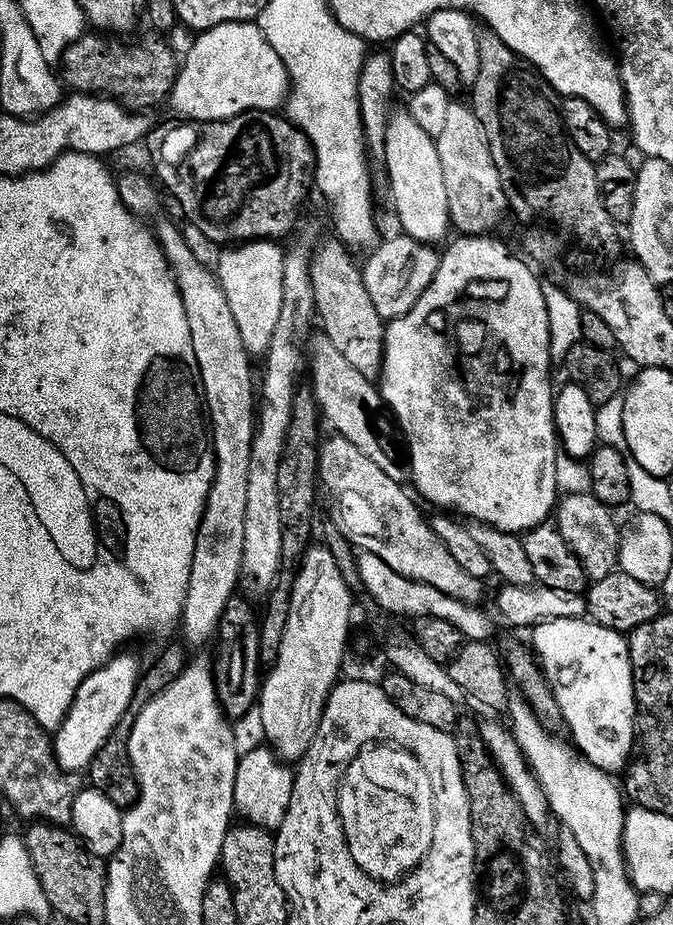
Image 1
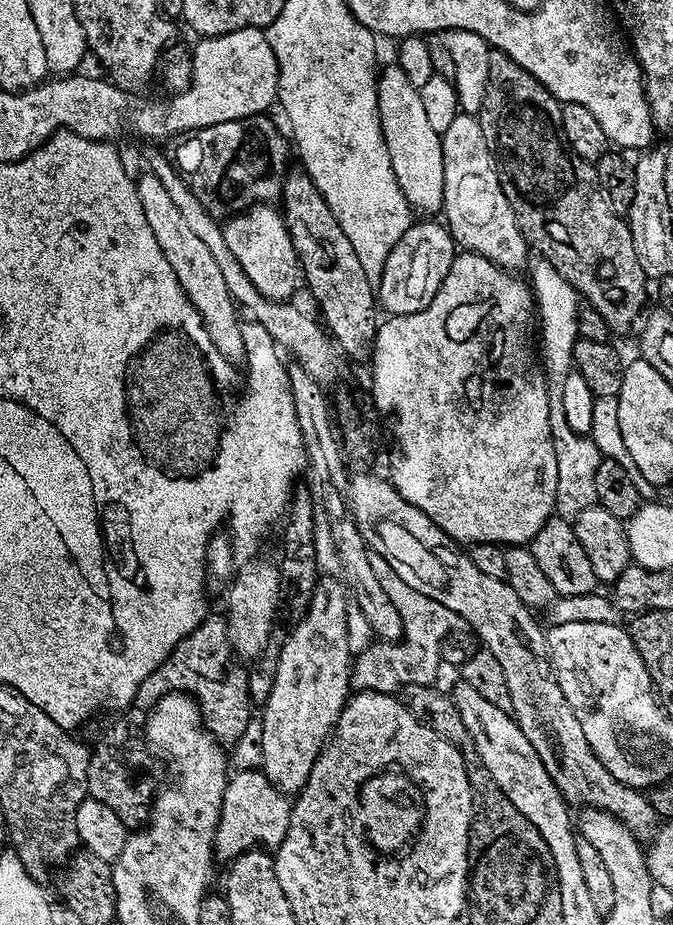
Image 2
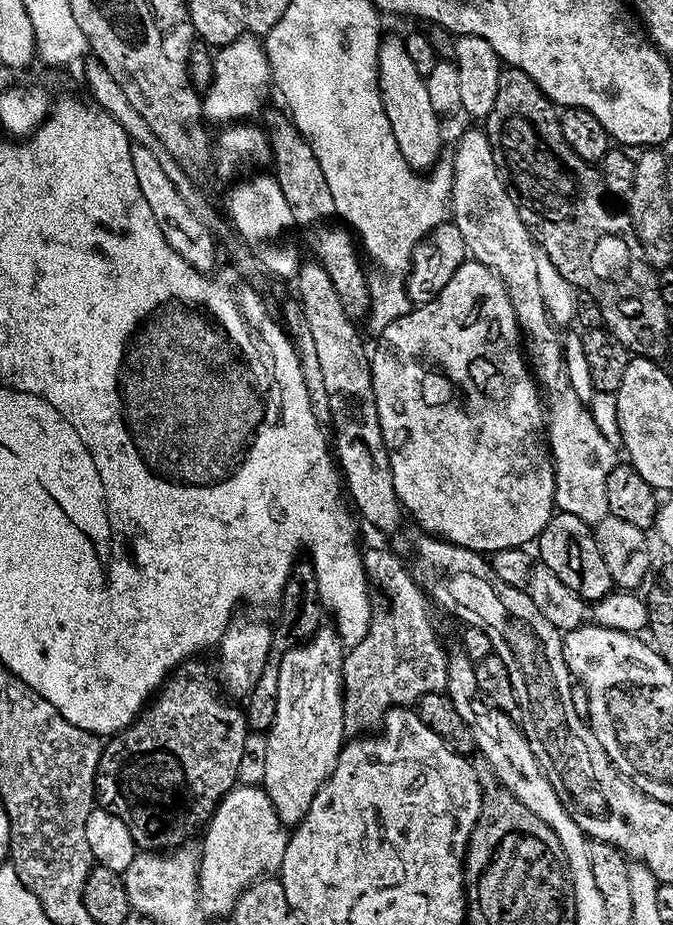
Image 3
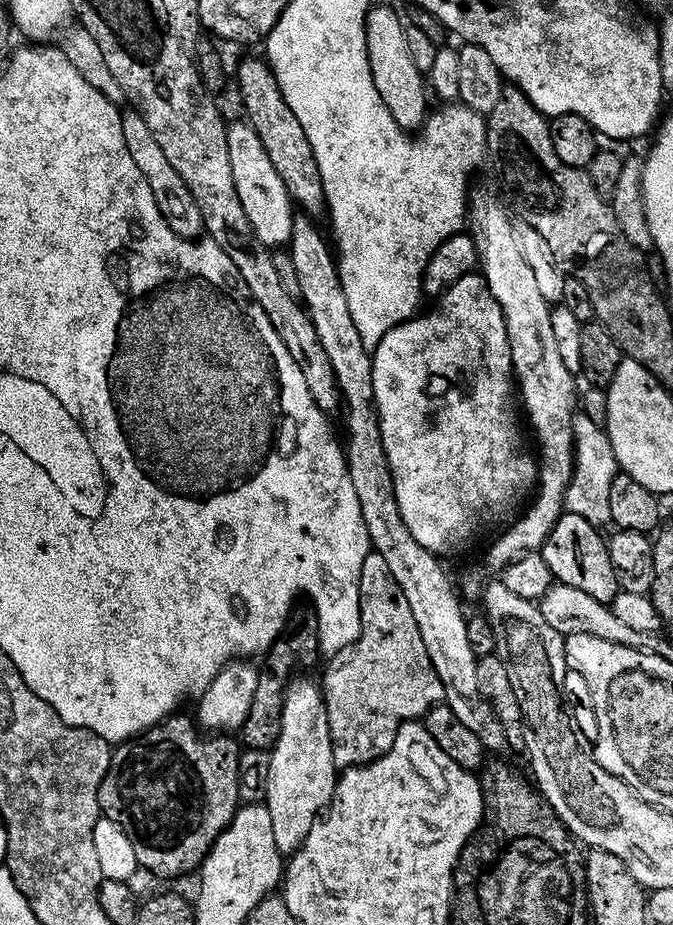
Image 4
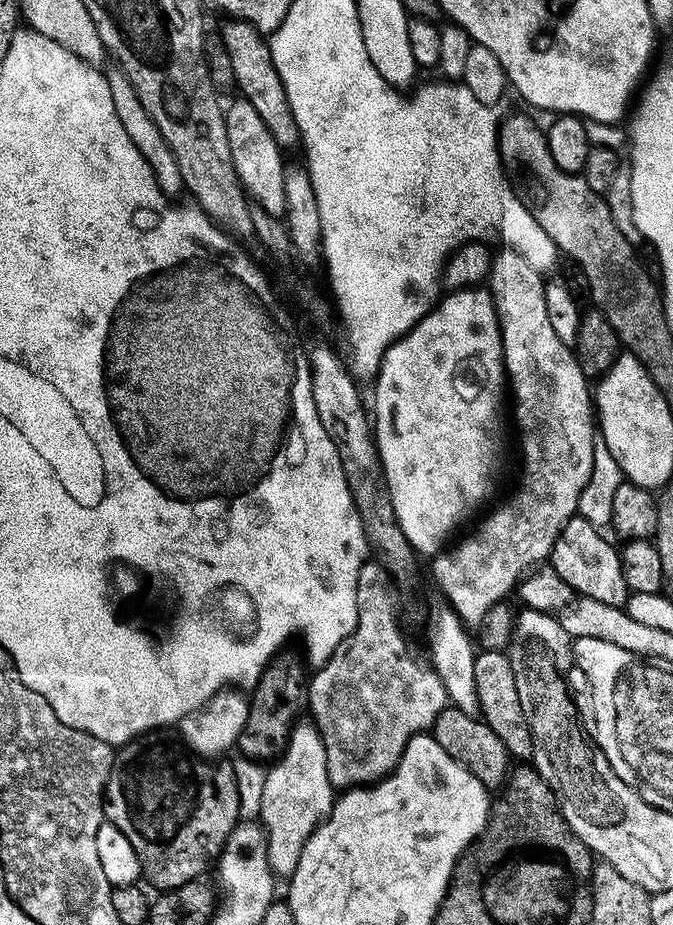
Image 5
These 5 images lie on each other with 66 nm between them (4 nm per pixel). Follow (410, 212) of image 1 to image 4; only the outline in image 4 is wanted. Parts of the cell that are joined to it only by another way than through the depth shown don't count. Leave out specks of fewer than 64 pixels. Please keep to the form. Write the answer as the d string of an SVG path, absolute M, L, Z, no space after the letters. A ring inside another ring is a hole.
M379 6L369 8L368 17L364 23L366 50L370 62L370 74L374 78L374 86L378 94L382 94L382 102L401 128L416 130L423 125L426 113L429 111L429 93L426 91L425 73L420 72L418 66L414 66L414 58L410 58L410 50L406 50L406 34L404 33L406 24L401 17L400 20L392 8L379 8Z

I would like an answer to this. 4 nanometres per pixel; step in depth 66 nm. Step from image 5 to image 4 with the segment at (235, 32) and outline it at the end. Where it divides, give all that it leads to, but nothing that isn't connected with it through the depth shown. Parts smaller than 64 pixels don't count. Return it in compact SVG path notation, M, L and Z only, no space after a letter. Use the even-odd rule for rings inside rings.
M248 56L240 65L234 68L234 88L240 91L240 100L244 103L244 112L247 123L252 125L253 130L262 138L262 146L278 170L278 178L286 186L289 196L292 197L293 205L300 204L307 215L316 218L325 211L324 187L318 170L318 162L314 158L312 149L312 137L305 121L282 98L282 90L278 86L276 76L268 66L267 59L256 56Z

